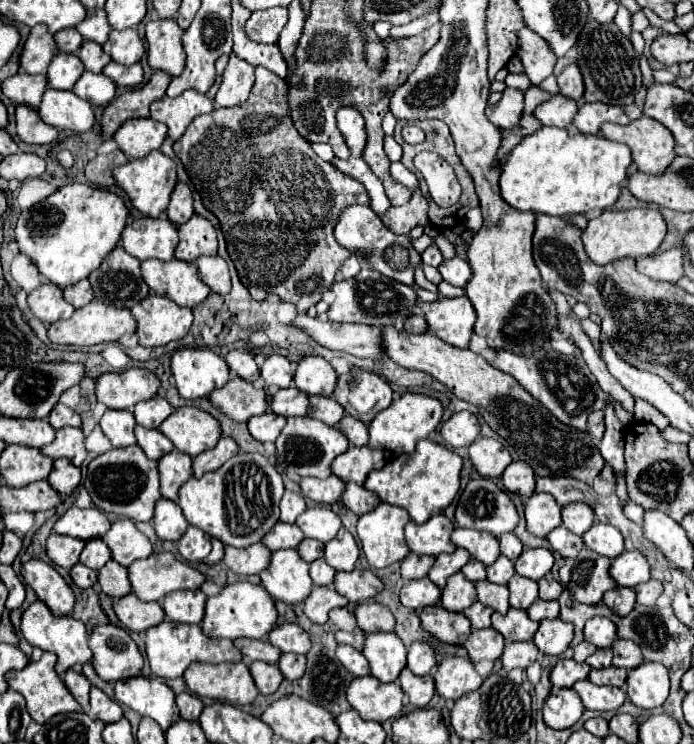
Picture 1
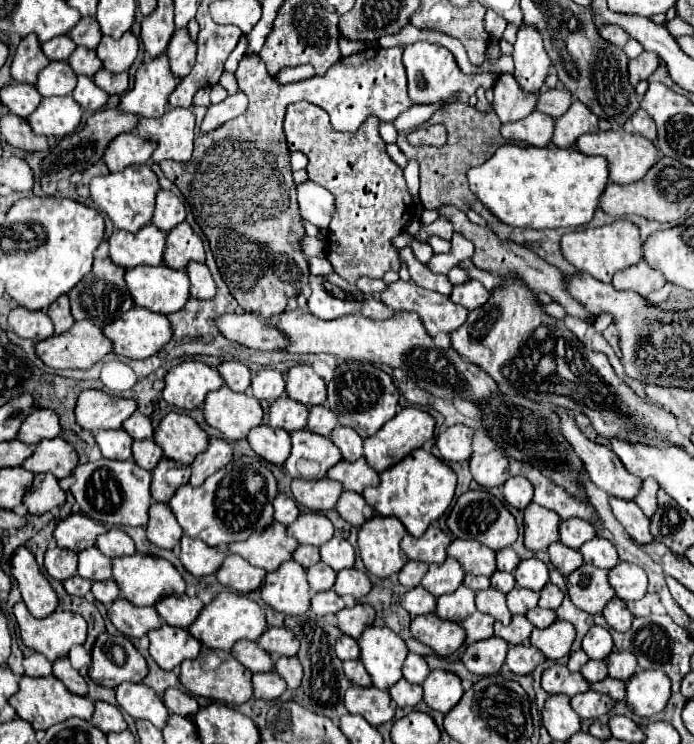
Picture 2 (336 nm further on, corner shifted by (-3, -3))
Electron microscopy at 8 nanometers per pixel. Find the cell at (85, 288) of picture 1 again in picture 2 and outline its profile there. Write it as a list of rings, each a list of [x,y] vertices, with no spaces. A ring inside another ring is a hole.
[[[61,295],[57,301],[53,301],[53,305],[49,305],[47,313],[55,325],[55,333],[65,333],[75,323],[75,319],[69,311],[69,297],[67,295]]]

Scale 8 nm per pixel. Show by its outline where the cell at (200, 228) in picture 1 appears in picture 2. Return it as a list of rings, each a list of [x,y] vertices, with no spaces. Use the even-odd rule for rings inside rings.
[[[187,221],[179,223],[175,229],[167,233],[167,245],[163,253],[165,265],[173,269],[185,269],[189,261],[205,263],[205,247],[203,239],[191,229]]]

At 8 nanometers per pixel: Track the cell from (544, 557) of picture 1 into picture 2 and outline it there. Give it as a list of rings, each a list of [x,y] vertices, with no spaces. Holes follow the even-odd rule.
[[[535,557],[523,559],[517,565],[517,569],[513,571],[513,575],[515,575],[517,585],[533,589],[533,591],[541,591],[541,587],[545,587],[547,581],[549,581],[547,565],[541,559],[535,559]]]

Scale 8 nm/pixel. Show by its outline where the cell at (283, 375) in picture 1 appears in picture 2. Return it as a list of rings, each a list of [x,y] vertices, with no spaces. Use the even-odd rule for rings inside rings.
[[[261,369],[253,375],[251,391],[259,401],[275,401],[285,391],[285,377],[275,369]]]

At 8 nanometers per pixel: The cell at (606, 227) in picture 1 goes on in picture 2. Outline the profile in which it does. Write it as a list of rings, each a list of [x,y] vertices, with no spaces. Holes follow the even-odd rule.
[[[617,219],[611,225],[603,225],[599,229],[581,229],[563,235],[561,251],[563,257],[575,265],[577,271],[585,271],[603,283],[611,283],[613,275],[625,267],[631,267],[643,259],[643,241],[639,235],[639,227],[629,219]]]

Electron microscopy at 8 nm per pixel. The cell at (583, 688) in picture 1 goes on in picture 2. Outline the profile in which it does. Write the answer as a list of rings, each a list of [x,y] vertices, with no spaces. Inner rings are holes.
[[[585,691],[571,697],[571,707],[581,719],[597,719],[609,713],[613,705],[615,705],[615,699],[609,699],[609,695],[601,695],[597,691]]]

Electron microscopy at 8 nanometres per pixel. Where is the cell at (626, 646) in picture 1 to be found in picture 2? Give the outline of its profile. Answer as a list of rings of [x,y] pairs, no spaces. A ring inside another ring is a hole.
[[[613,649],[609,653],[609,657],[605,659],[605,663],[607,663],[607,669],[609,669],[609,677],[613,677],[613,679],[629,681],[629,677],[637,671],[637,659],[629,651]]]

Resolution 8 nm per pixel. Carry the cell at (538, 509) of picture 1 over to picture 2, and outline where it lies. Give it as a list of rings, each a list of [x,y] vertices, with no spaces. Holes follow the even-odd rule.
[[[531,503],[523,511],[525,517],[525,547],[531,551],[545,551],[551,543],[559,539],[561,517],[555,511],[537,507]]]

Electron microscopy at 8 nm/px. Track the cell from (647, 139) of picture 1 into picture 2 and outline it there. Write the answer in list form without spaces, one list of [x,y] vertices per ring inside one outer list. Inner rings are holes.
[[[623,129],[581,135],[577,139],[577,149],[585,155],[603,155],[609,161],[609,179],[613,183],[621,183],[621,185],[623,183],[633,183],[633,181],[639,181],[641,177],[645,177],[649,167],[653,167],[653,163],[659,159],[657,157],[659,149],[655,147],[653,141],[649,141],[641,135],[631,135]]]

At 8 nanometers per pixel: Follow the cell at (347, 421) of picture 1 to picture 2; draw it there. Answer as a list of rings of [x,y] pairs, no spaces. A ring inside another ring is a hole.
[[[337,425],[331,433],[331,441],[341,449],[343,459],[357,461],[359,457],[363,457],[363,439],[351,427]]]

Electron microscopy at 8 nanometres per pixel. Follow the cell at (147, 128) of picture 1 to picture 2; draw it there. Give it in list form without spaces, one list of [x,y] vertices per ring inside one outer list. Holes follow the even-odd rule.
[[[135,131],[123,133],[109,143],[109,147],[103,155],[103,161],[107,163],[111,173],[123,171],[125,167],[129,167],[133,163],[147,163],[151,159],[155,147],[157,147],[157,143],[153,143],[151,139],[139,137]]]

